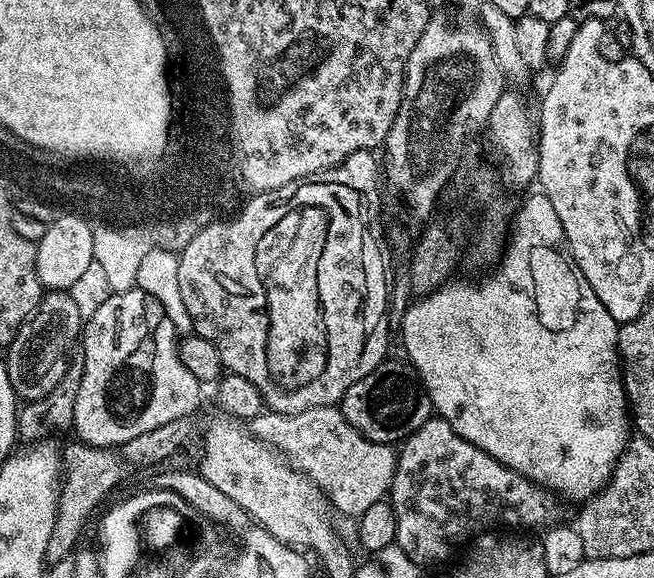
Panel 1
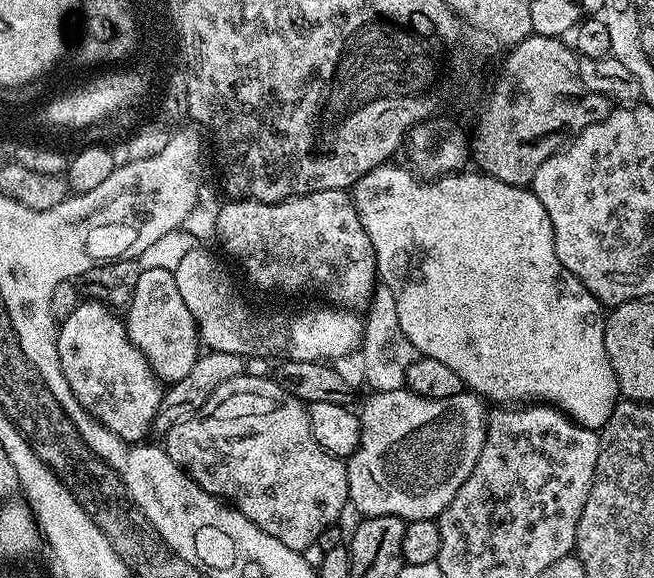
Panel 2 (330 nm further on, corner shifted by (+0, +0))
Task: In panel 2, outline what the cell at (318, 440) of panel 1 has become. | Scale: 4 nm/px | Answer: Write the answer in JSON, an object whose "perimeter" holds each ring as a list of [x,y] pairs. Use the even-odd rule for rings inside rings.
{"perimeter":[[[407,387],[390,390],[389,392],[373,391],[369,396],[369,400],[364,404],[364,409],[359,409],[358,412],[360,419],[360,441],[352,452],[352,455],[347,457],[346,460],[348,465],[349,505],[353,509],[356,507],[360,511],[359,515],[361,517],[397,516],[405,522],[420,519],[436,520],[446,510],[446,506],[450,506],[450,502],[454,498],[454,494],[458,494],[462,482],[466,482],[466,478],[470,478],[470,474],[482,454],[482,446],[486,442],[489,414],[485,401],[477,396],[476,393],[467,390],[454,394],[454,398],[426,398],[425,396],[419,396],[416,392],[409,392]]]}

